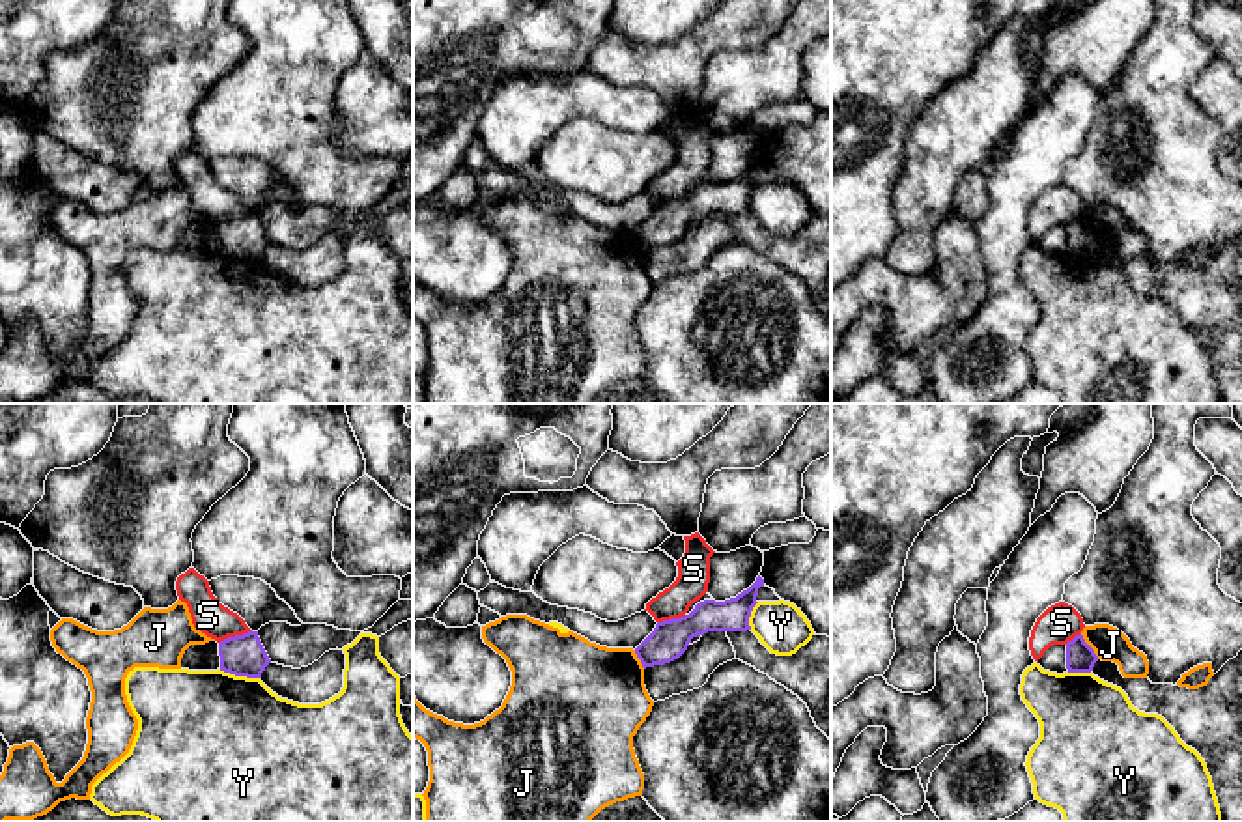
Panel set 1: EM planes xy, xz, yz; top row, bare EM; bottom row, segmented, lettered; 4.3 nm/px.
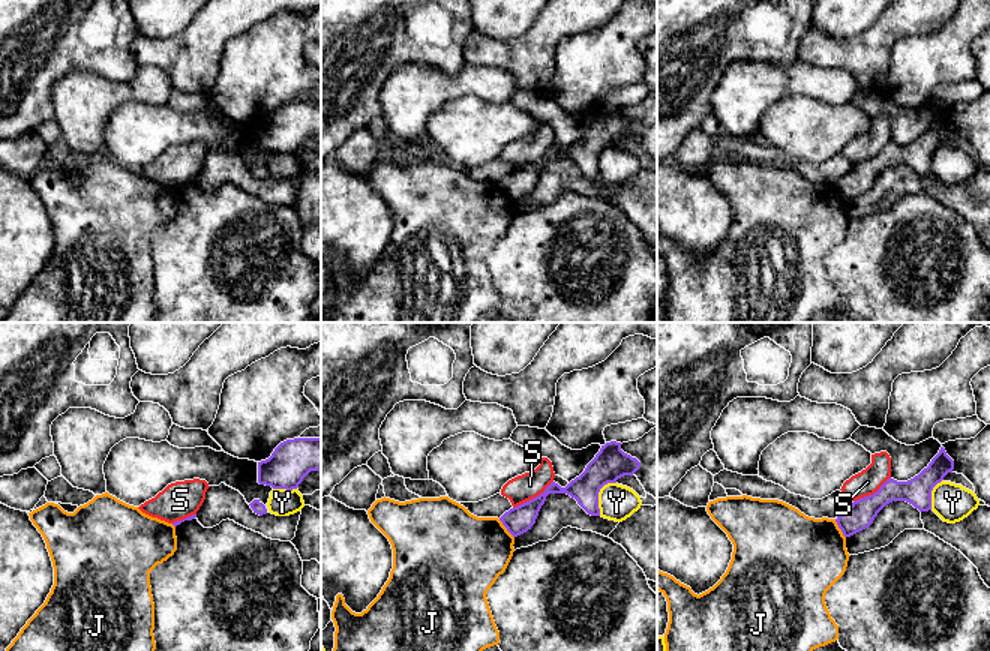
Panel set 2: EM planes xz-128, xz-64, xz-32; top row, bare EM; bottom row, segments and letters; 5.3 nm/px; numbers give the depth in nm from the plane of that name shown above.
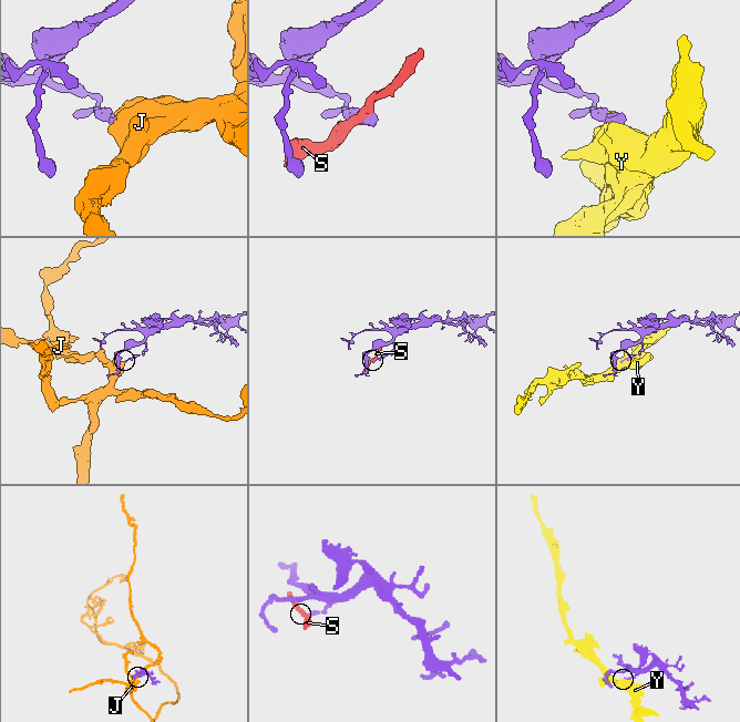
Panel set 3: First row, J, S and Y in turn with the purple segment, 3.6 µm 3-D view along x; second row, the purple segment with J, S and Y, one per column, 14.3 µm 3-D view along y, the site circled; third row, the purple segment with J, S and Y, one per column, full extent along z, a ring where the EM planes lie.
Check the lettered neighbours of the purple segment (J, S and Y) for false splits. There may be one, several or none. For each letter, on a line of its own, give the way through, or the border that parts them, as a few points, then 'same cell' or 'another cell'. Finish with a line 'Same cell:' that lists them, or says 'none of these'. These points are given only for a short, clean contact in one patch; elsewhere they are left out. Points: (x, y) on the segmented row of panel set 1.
J: along yz (1080, 634), (1099, 658) | another cell
S: along xy (251, 630), (228, 636), (219, 643) | another cell
Y: another cell
Same cell: none of these

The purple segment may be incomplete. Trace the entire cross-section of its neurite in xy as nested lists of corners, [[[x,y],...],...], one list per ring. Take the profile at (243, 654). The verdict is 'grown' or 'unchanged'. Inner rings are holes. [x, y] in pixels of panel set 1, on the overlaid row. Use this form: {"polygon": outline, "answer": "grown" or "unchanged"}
{"polygon": [[[258,631],[220,641],[219,656],[220,671],[247,678],[261,678],[261,673],[271,663]]], "answer": "unchanged"}

